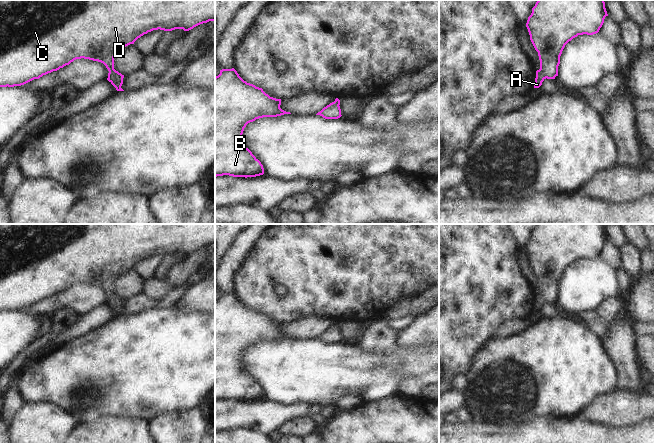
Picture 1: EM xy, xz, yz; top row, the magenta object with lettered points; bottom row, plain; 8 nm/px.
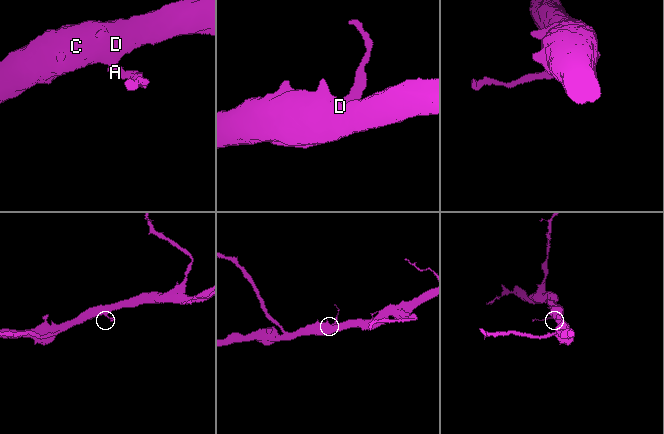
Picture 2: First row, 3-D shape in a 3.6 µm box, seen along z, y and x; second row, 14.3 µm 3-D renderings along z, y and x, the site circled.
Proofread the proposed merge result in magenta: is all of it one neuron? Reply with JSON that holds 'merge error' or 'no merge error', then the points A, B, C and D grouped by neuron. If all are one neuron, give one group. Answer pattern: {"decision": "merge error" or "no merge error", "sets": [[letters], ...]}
{"decision": "no merge error", "sets": [["A", "B", "C", "D"]]}

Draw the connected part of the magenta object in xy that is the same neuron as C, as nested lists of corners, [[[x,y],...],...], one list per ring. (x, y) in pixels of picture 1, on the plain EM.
[[[0,224],[0,311],[24,309],[43,299],[57,295],[76,283],[84,282],[103,287],[109,295],[107,304],[117,315],[124,315],[121,312],[124,299],[114,293],[114,281],[120,274],[134,268],[138,262],[153,254],[183,253],[189,255],[209,245],[215,245],[215,224]]]

